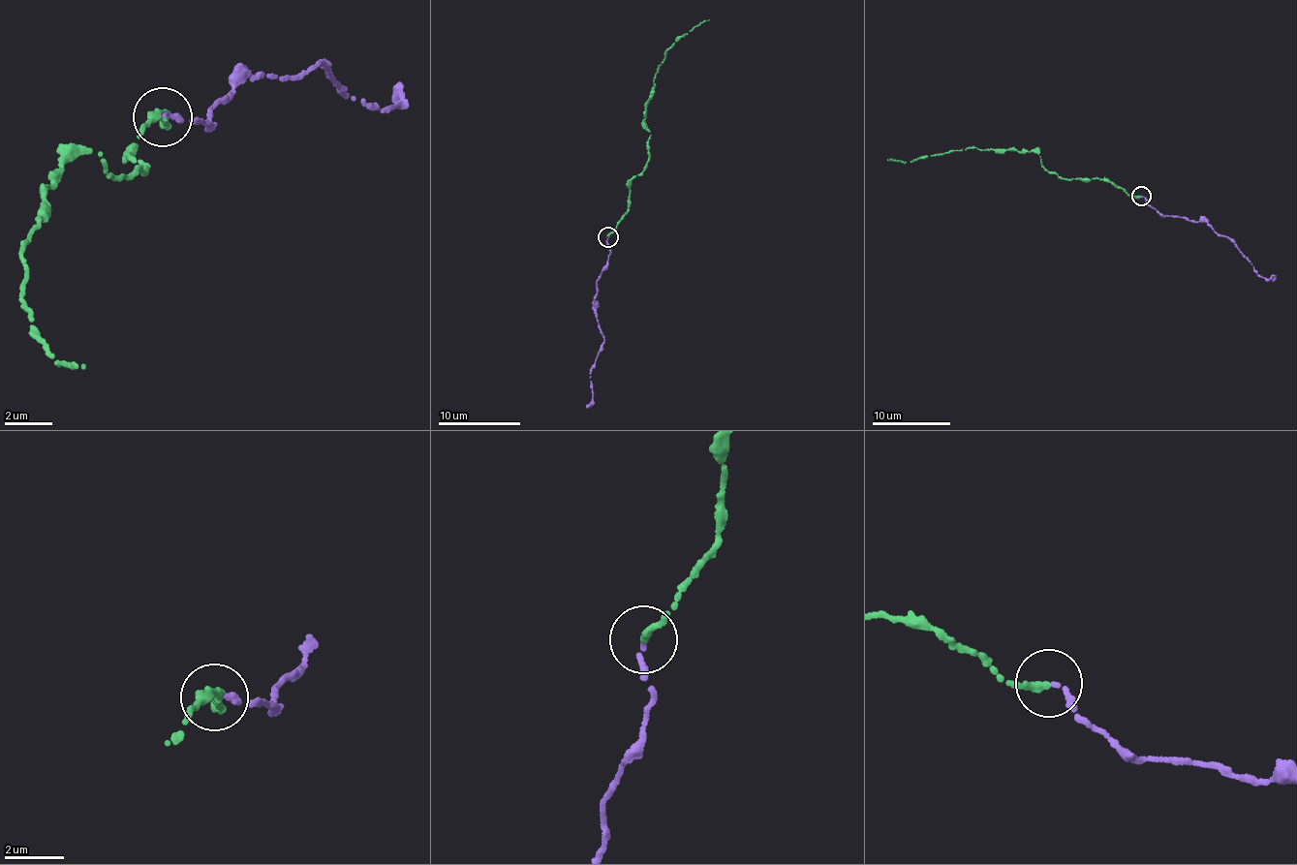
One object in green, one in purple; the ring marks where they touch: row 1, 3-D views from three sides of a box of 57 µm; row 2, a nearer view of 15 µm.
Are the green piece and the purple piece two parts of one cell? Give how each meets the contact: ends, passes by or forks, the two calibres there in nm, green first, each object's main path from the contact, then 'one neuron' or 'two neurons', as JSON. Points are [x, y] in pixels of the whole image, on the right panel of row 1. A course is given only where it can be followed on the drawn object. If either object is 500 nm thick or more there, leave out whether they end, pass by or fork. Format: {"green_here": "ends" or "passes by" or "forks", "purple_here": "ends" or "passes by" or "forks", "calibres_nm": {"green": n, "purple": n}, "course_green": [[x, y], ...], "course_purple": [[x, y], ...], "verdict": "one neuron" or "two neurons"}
{"green_here": "ends", "purple_here": "ends", "calibres_nm": {"green": 280, "purple": 170}, "course_green": [[1141, 196], [1129, 196], [1110, 181], [1066, 179], [1043, 168], [1035, 153], [968, 147], [911, 162], [888, 160]], "course_purple": [[1141, 196], [1149, 205], [1163, 215], [1208, 222], [1214, 231], [1228, 237], [1260, 277], [1275, 276]], "verdict": "one neuron"}

